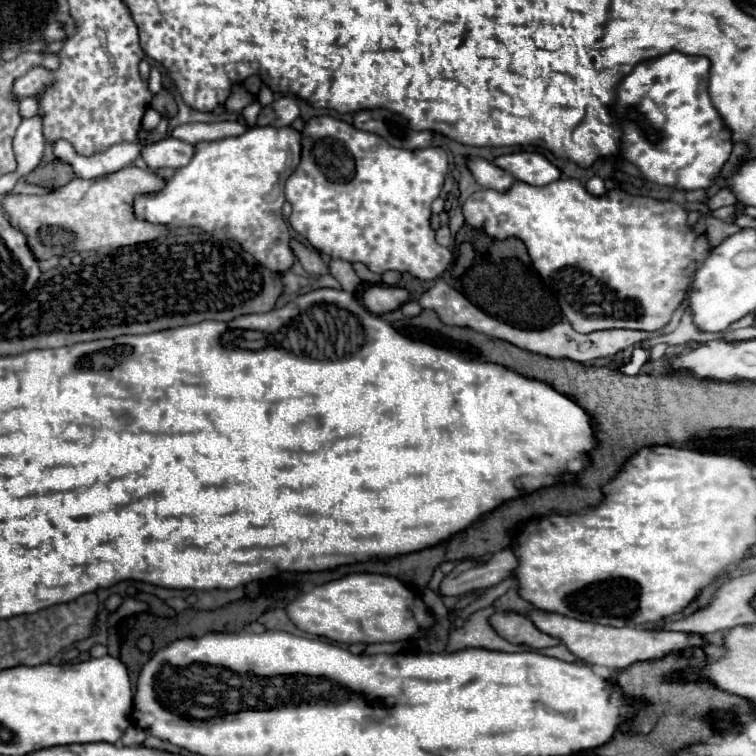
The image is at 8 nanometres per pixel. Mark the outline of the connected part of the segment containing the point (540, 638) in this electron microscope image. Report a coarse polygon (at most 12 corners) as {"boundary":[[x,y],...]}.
{"boundary":[[494,613],[490,627],[514,645],[558,645],[520,613]]}

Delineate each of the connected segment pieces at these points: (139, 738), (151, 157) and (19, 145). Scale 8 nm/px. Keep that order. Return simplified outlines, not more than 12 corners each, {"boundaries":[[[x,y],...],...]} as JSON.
{"boundaries":[[[128,727],[122,745],[140,745],[146,733],[140,727]],[[174,137],[142,147],[150,169],[184,167],[194,145]],[[40,117],[14,135],[18,175],[32,173],[44,153]]]}

